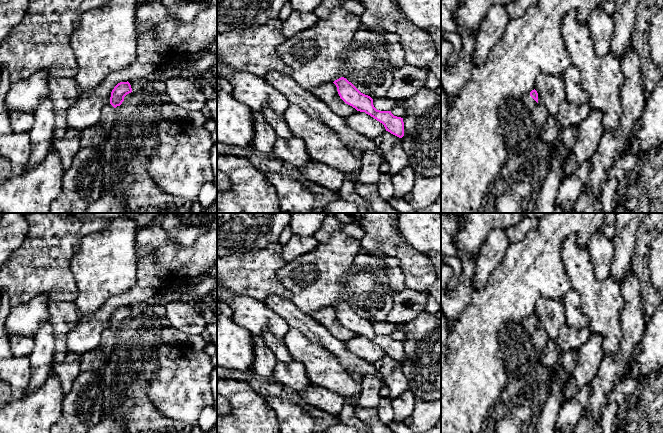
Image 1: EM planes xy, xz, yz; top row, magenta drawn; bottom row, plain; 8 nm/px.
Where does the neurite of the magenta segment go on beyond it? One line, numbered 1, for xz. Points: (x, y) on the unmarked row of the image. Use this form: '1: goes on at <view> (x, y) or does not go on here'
1: does not go on here

